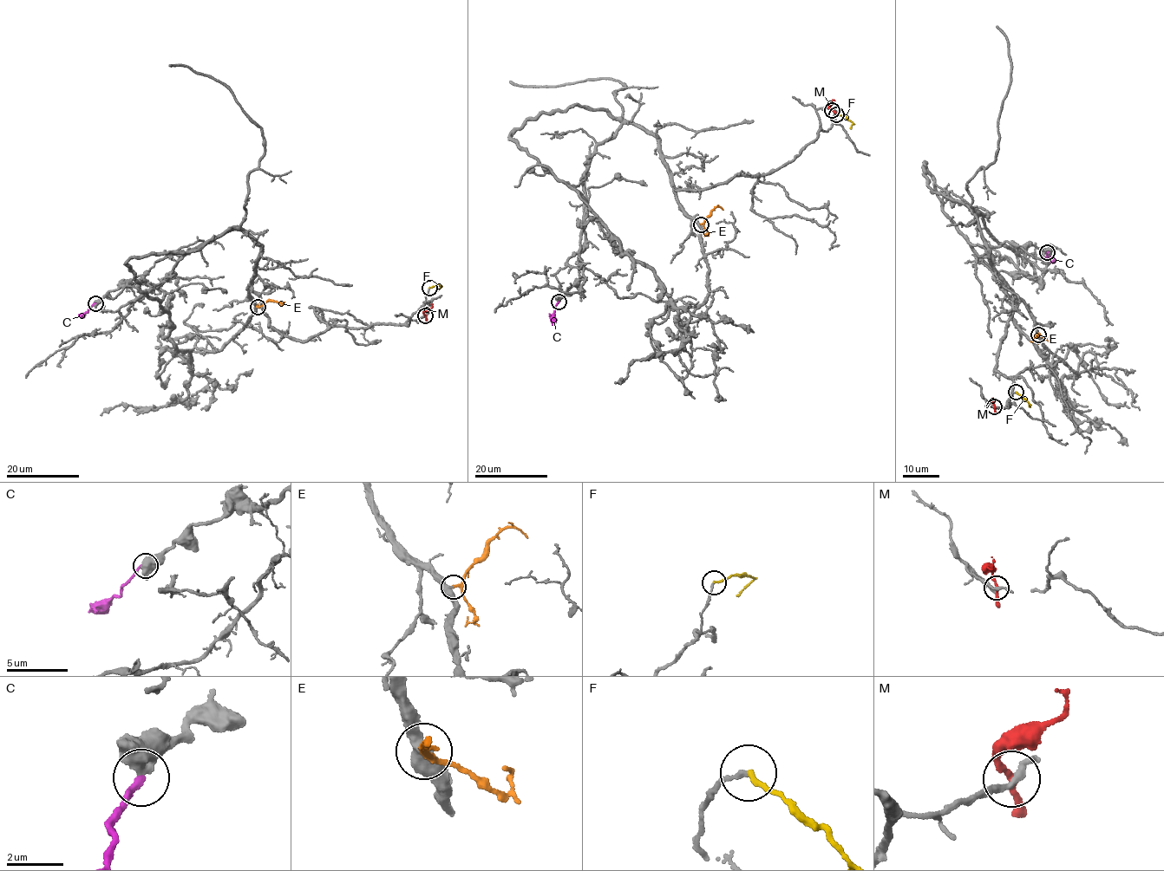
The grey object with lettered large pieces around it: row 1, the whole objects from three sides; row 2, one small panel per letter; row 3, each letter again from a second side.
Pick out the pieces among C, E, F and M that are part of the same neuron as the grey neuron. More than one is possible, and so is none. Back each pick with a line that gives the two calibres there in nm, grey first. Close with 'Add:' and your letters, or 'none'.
C: calibres 700 and 240 nm
E: calibres 340 and 190 nm
F: calibres 160 and 170 nm
Add: C, E, F

